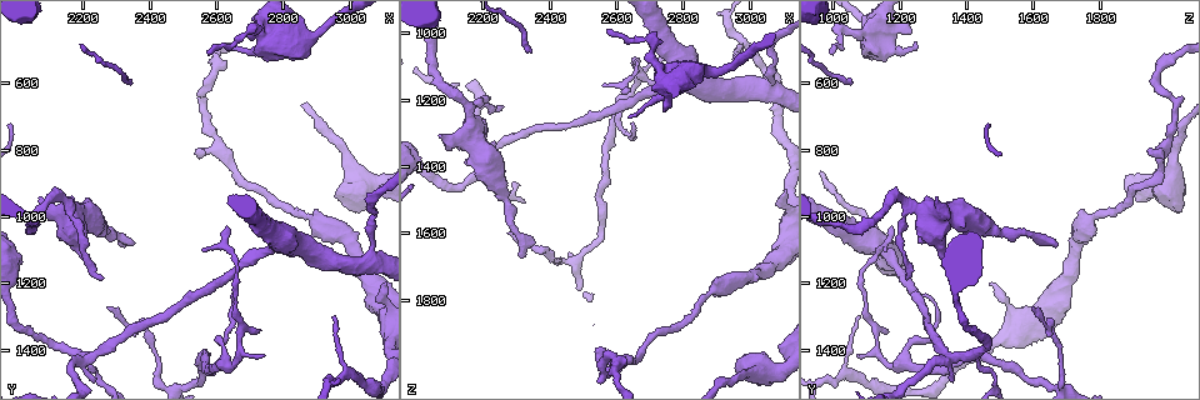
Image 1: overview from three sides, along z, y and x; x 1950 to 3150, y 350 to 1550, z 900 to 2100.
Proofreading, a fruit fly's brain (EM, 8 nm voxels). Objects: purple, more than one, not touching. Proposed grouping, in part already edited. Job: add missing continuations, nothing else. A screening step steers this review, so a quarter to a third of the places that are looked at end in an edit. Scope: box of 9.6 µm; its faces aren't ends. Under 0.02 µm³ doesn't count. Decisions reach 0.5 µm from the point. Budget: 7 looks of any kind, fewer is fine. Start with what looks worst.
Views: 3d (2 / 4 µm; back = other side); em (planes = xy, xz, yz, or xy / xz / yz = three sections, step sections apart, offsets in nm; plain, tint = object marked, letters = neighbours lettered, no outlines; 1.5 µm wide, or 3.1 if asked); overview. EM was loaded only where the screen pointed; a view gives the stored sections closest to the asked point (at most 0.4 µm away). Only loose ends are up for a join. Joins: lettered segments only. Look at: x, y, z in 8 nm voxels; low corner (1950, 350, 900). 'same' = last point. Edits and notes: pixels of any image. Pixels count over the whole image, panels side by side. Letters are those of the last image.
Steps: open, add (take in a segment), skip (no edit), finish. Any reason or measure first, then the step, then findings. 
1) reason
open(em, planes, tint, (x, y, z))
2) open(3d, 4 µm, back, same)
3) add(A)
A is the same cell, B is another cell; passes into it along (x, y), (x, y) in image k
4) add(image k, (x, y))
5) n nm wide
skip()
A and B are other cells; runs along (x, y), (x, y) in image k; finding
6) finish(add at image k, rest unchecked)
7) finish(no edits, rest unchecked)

an open end
open(3d, 4 µm, (2310, 1100, 1680))

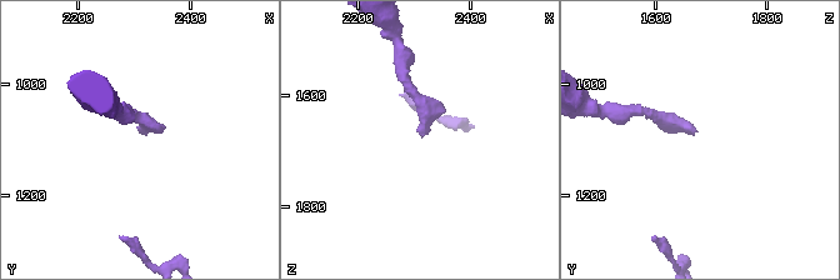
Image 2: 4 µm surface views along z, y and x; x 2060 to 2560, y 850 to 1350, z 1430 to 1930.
open(em, planes, plain, (2315, 1090, 1665))

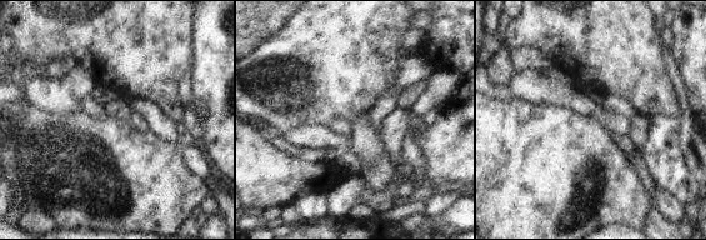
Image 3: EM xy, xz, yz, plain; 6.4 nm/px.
open(em, planes, letters, same)

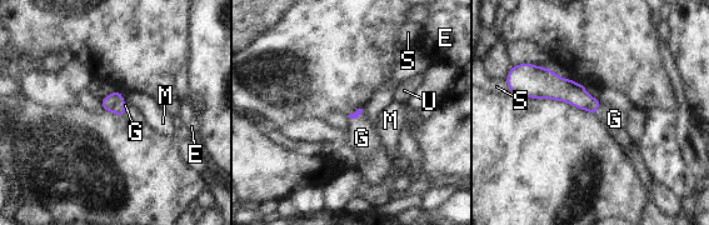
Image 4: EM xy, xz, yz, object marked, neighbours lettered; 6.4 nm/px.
G touches over 120 nm
add(G)
G is the same cell, E, M, S and U are other cells; passes into it along (360, 110), (355, 118), (362, 138) in image 4; it goes on there

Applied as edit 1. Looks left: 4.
open(overview)

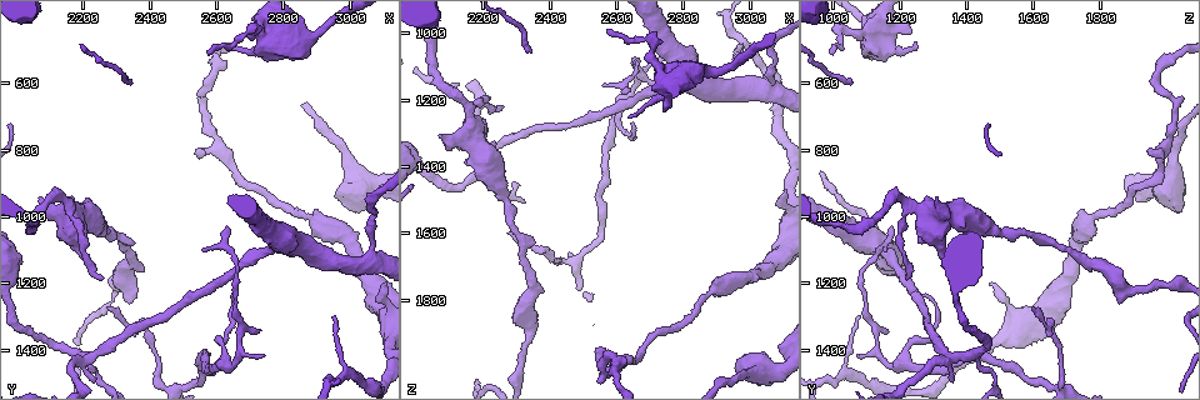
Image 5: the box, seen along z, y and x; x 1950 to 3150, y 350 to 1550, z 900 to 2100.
thin end
open(em, xy, step 8, letters, (2260, 1190, 1220))

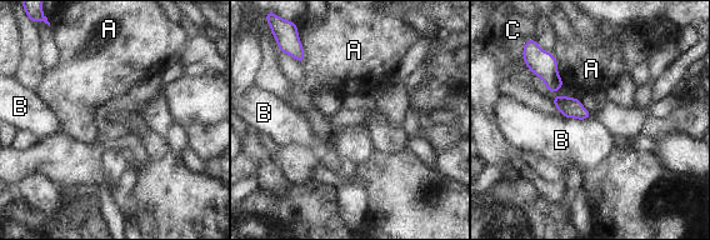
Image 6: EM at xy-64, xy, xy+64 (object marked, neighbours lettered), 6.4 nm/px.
another direction
open(em, planes, letters, same)

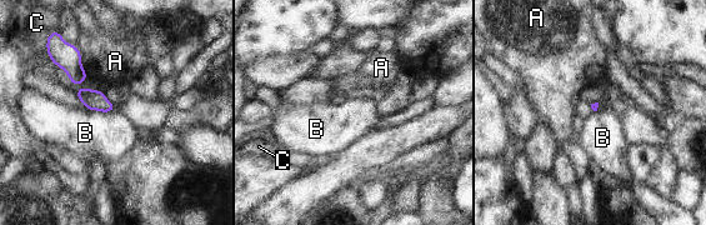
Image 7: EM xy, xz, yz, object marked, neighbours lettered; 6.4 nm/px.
A touches over 220 nm
skip()
A, B and C are other cells; none of them fits

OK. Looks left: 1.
finish(add at image 4, rest unchecked)

